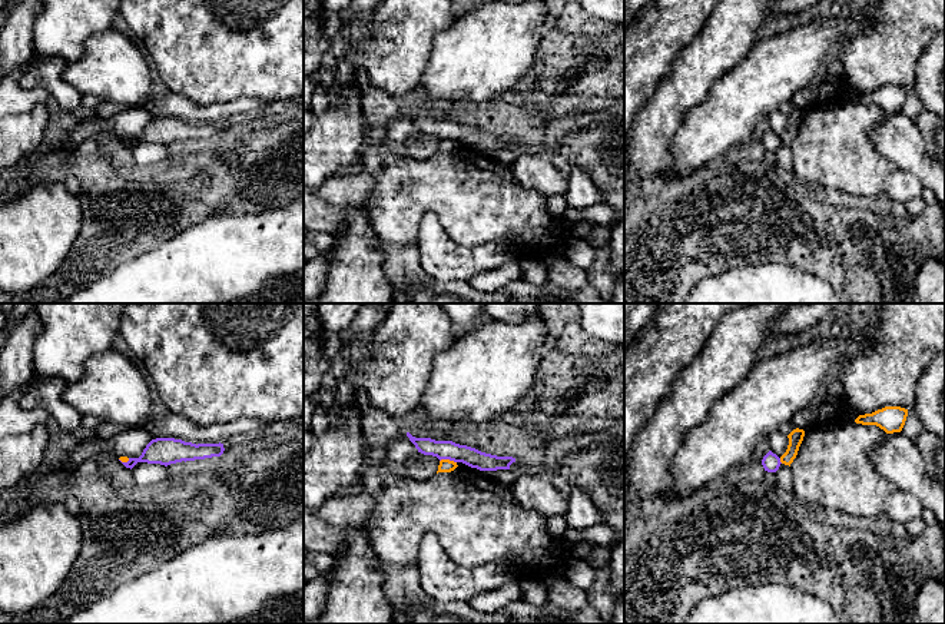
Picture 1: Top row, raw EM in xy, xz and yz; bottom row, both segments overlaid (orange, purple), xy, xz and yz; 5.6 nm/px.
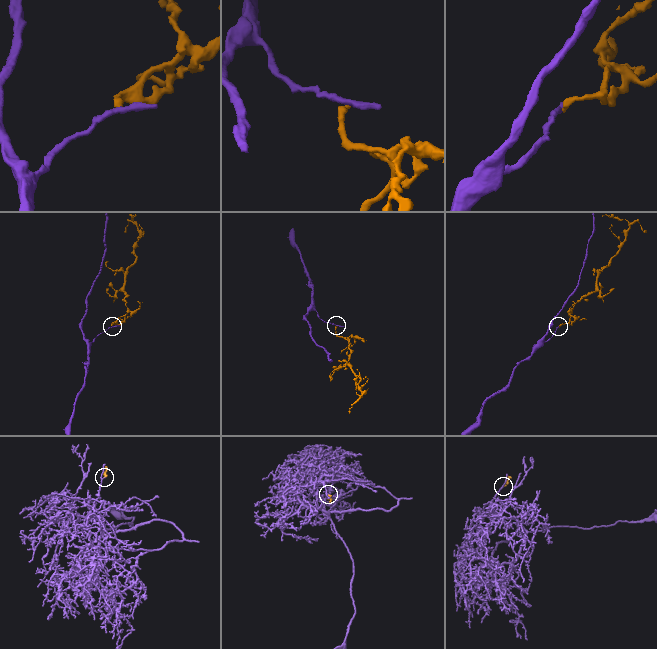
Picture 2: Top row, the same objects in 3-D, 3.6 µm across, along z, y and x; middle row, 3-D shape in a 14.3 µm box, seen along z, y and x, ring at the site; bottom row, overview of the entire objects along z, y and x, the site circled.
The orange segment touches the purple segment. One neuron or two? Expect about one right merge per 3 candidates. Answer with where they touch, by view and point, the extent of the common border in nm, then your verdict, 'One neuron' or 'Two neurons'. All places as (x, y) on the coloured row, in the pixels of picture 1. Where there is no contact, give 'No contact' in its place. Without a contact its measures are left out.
Touches orange at xz (448, 460). Shared border 100 nm. Two neurons

